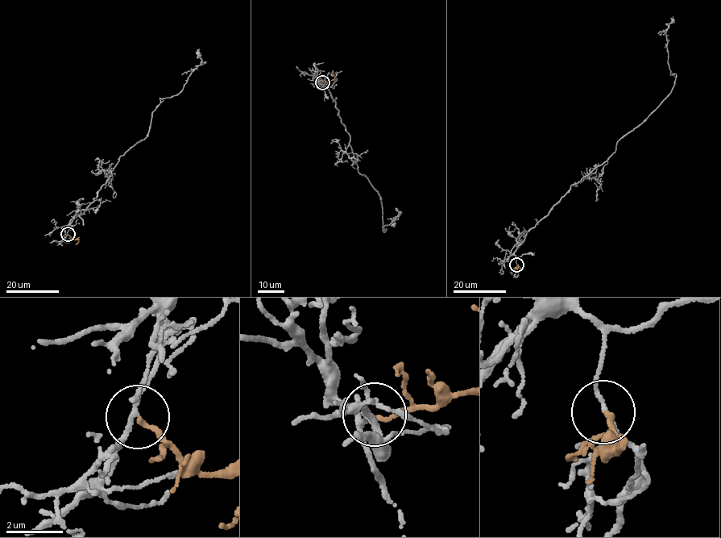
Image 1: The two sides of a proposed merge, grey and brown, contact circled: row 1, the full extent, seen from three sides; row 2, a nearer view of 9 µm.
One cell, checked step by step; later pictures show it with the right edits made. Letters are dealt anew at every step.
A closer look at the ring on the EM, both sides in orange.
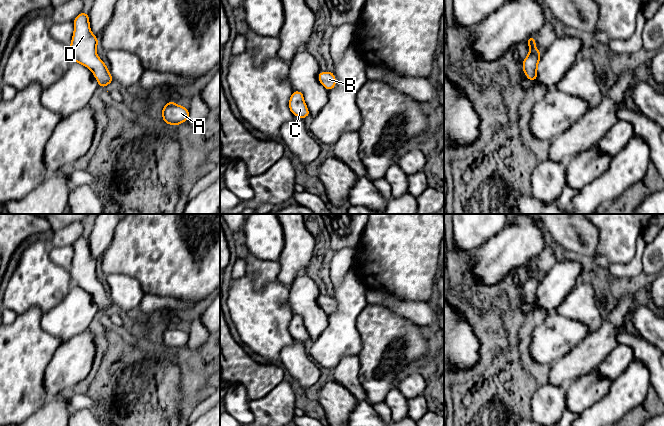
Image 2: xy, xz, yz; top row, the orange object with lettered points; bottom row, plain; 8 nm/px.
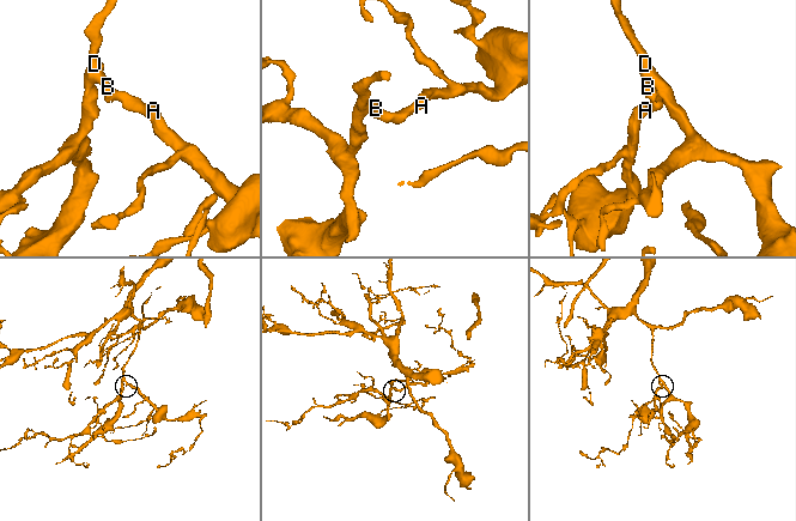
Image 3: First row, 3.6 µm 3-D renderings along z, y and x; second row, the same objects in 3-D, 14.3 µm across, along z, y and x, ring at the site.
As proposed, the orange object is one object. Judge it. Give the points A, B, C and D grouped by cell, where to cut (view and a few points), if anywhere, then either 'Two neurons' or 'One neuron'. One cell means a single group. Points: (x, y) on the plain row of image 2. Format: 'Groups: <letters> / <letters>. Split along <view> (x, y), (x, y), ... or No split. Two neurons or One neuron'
Groups: A B C D. No split. One neuron

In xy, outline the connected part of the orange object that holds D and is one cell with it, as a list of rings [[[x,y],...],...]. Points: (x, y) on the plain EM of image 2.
[[[82,235],[73,244],[73,248],[74,257],[69,270],[71,284],[89,292],[98,305],[99,311],[105,312],[114,303],[107,289],[97,279],[98,262],[90,254],[89,239]]]

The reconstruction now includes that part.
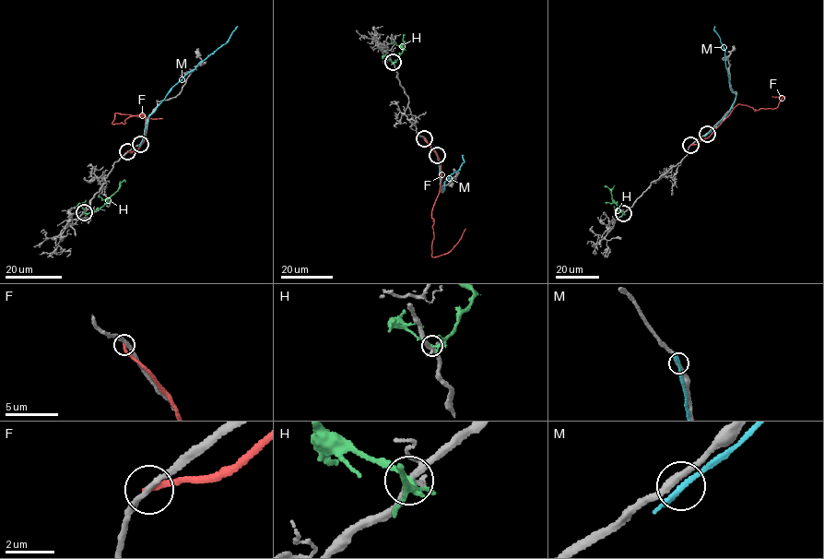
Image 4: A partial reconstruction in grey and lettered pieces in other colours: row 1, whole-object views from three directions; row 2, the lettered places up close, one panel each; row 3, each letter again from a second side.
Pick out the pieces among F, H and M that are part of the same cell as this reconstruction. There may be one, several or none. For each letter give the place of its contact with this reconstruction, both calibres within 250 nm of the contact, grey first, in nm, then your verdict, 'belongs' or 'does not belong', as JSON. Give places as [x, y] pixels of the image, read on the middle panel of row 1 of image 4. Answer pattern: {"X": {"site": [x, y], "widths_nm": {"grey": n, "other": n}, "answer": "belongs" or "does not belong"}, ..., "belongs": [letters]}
{"F": {"site": [424, 138], "widths_nm": {"grey": 240, "other": 240}, "answer": "does not belong"}, "H": {"site": [393, 62], "widths_nm": {"grey": 240, "other": 150}, "answer": "does not belong"}, "M": {"site": [437, 155], "widths_nm": {"grey": 280, "other": 220}, "answer": "does not belong"}, "belongs": []}

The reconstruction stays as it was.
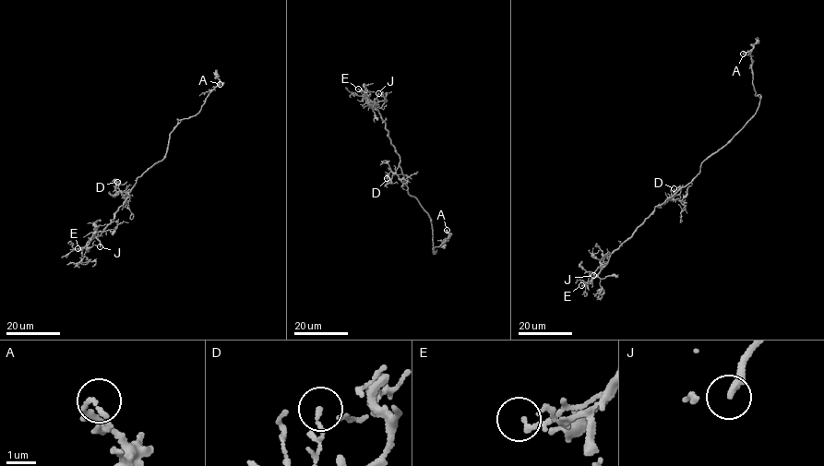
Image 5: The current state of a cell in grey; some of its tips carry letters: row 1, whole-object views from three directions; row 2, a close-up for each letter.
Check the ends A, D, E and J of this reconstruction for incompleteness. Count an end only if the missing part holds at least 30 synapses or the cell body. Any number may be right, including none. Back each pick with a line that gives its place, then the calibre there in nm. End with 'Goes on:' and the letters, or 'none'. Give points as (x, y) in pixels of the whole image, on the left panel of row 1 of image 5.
J: Place: (100, 246). Thickness 280 nm
Goes on: J

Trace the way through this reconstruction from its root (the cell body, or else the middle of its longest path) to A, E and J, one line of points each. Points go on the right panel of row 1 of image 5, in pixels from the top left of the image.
A: (699, 172), (702, 162), (733, 137), (758, 106), (760, 95), (755, 95), (752, 60), (748, 53), (743, 53)
E: (699, 172), (655, 208), (633, 234), (612, 254), (601, 270), (589, 282), (581, 285)
J: (699, 172), (655, 208), (593, 275)

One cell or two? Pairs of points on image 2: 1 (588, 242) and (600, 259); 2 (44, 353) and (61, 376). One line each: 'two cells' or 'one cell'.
1: two cells
2: two cells

